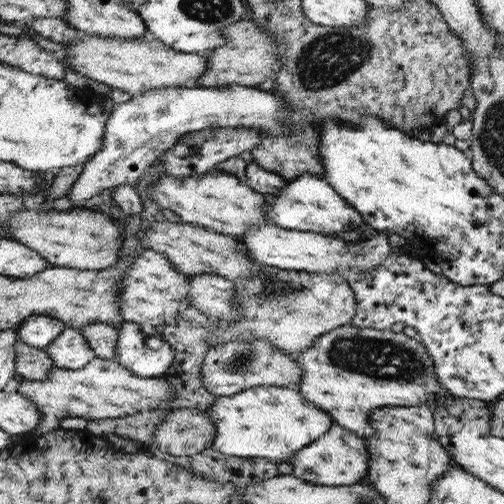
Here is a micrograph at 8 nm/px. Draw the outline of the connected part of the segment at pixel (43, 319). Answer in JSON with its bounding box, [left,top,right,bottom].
[18,315,66,349]

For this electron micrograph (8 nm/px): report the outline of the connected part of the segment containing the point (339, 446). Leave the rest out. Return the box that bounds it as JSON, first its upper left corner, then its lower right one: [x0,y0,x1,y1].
[287,424,370,487]

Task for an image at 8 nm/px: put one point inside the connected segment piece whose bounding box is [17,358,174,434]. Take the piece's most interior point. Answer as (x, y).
(103, 389)

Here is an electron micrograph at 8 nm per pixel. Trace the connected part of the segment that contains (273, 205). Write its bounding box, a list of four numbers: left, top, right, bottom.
[264,173,364,236]

